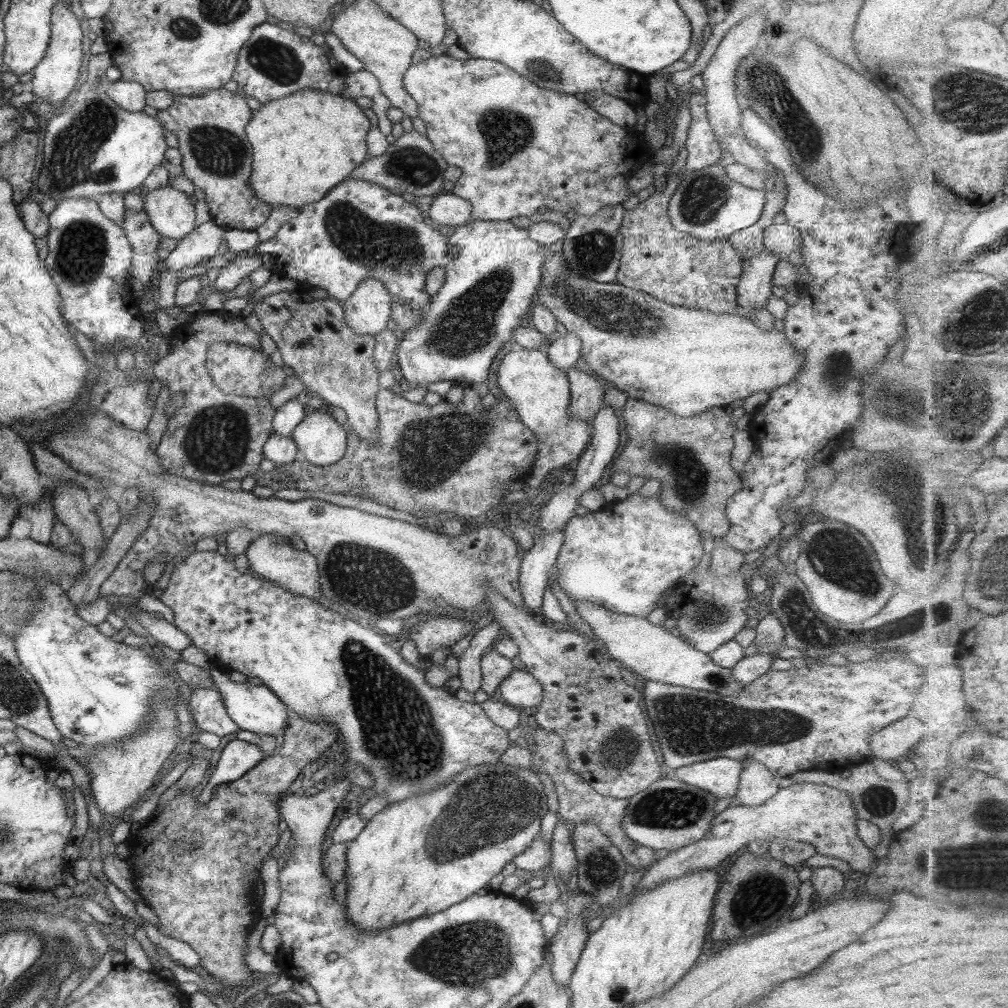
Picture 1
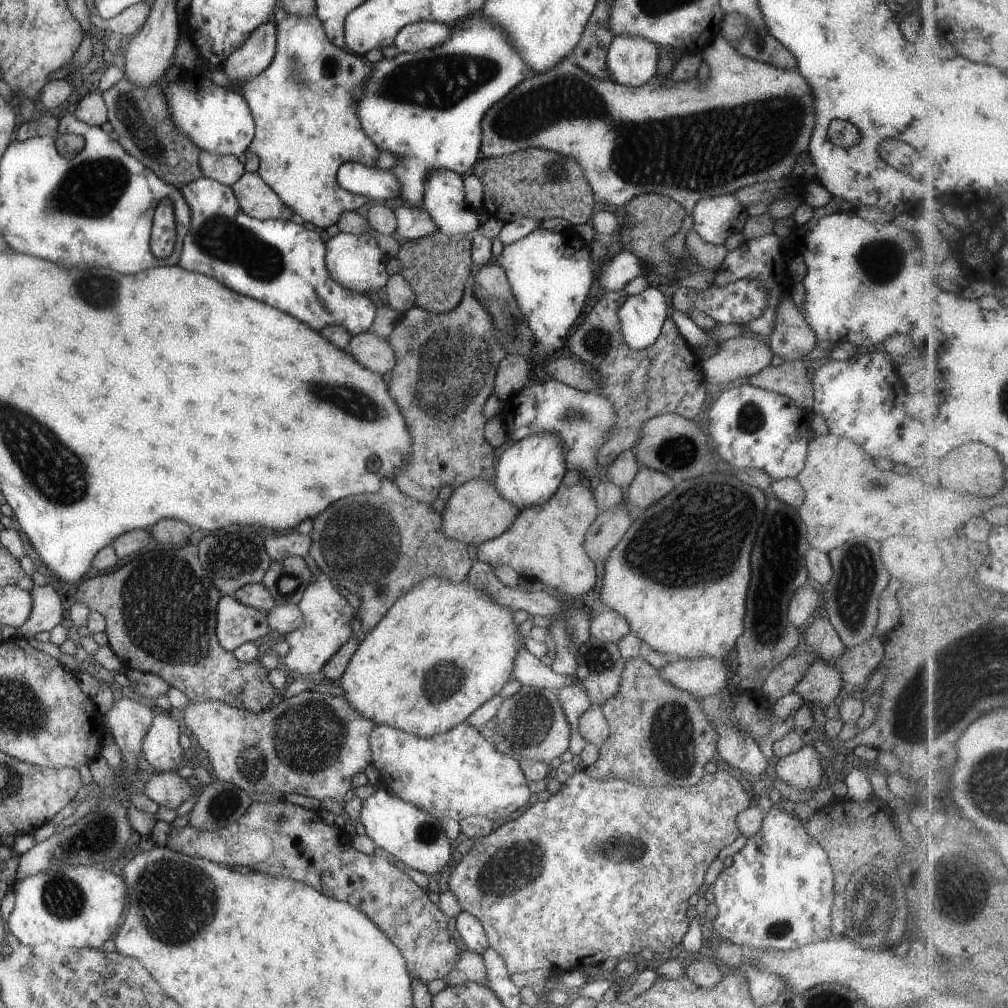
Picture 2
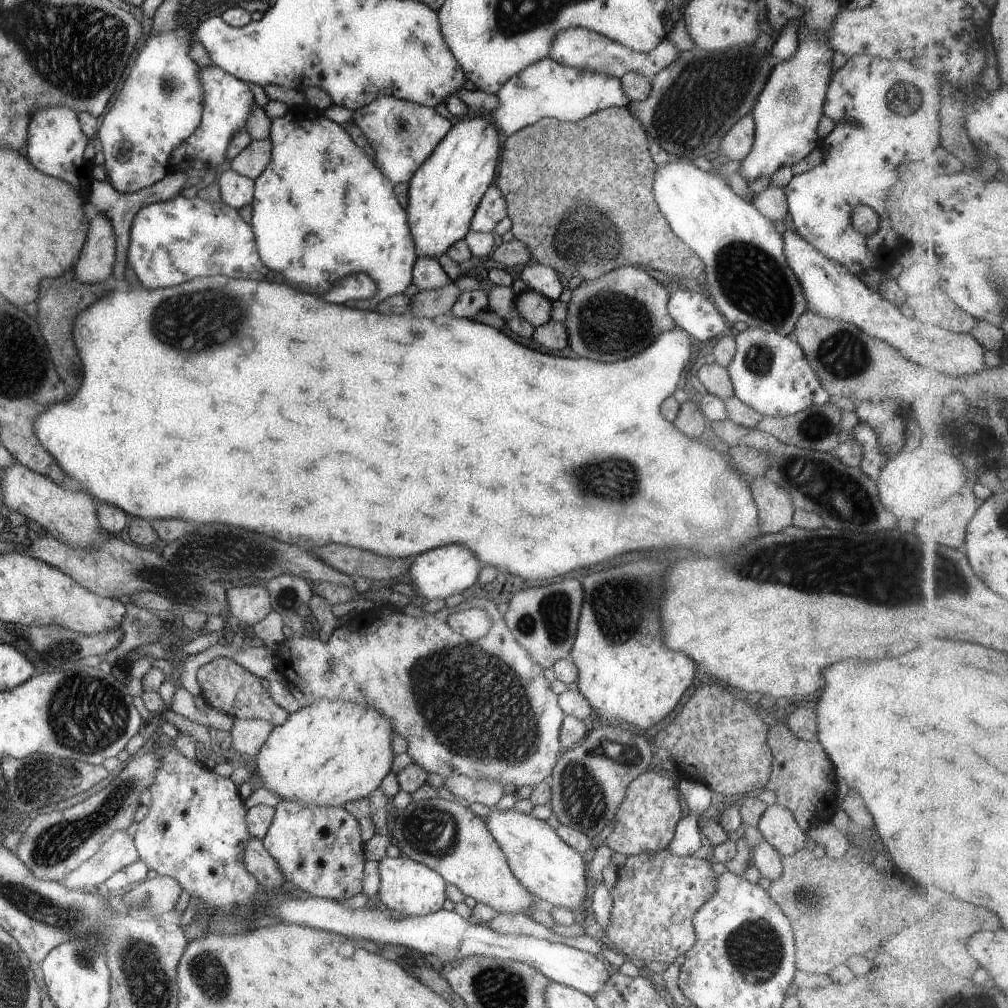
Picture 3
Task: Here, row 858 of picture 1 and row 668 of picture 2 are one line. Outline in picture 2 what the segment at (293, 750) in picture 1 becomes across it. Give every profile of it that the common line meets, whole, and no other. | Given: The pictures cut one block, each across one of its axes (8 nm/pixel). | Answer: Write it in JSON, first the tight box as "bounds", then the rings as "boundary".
{"bounds":[74,546,277,714],"boundary":[[[185,546],[179,550],[169,548],[146,552],[113,572],[99,573],[85,579],[77,587],[74,600],[103,616],[107,645],[126,669],[160,676],[170,687],[182,692],[189,702],[219,701],[257,714],[269,706],[277,690],[268,681],[269,671],[261,666],[259,658],[243,664],[232,656],[232,652],[219,646],[216,637],[216,604],[221,596],[201,568],[197,548]]]}

